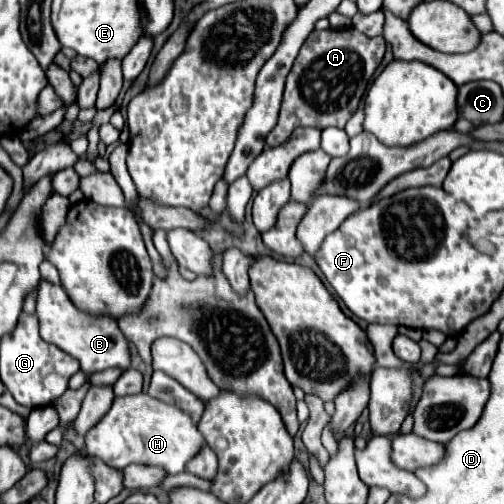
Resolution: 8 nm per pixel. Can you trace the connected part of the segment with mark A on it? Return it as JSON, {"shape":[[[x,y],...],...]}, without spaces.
{"shape":[[[357,28],[313,30],[287,76],[279,122],[269,132],[267,146],[283,144],[299,126],[315,126],[321,130],[329,126],[343,128],[357,110],[367,90],[367,82],[371,82],[383,56],[385,40],[367,38]]]}

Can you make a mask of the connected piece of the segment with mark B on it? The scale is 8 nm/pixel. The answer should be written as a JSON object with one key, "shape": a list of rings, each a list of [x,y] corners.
{"shape":[[[39,282],[37,288],[37,316],[41,338],[49,344],[55,344],[69,356],[77,358],[81,370],[87,374],[101,372],[107,368],[127,370],[131,366],[129,342],[117,326],[117,320],[111,316],[95,316],[79,310],[65,294],[61,286],[51,286],[49,282]]]}

